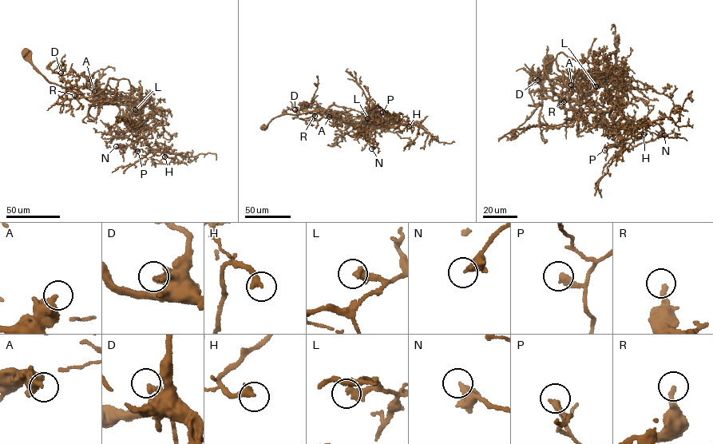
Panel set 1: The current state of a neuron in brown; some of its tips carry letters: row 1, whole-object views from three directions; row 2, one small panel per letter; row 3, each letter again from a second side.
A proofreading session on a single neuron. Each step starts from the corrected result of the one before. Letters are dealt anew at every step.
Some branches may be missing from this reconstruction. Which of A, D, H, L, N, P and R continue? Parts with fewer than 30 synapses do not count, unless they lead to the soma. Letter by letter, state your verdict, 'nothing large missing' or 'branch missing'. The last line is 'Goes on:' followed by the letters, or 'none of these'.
A: nothing large missing
D: nothing large missing
H: nothing large missing
L: nothing large missing
N: nothing large missing
P: nothing large missing
R: nothing large missing
Goes on: none of these

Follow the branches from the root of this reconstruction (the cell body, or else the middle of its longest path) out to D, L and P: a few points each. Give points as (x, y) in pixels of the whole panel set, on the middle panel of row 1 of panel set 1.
D: (264, 128), (272, 119), (282, 114), (308, 112), (295, 109)
L: (264, 128), (274, 118), (286, 113), (321, 112), (361, 128), (370, 120), (367, 118)
P: (264, 128), (282, 114), (308, 112), (321, 112), (364, 129), (384, 124), (380, 122), (383, 120), (382, 112)

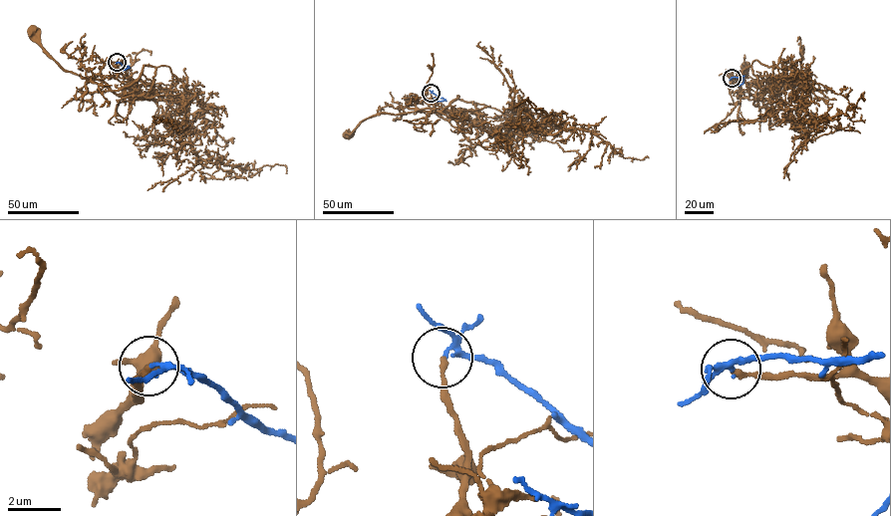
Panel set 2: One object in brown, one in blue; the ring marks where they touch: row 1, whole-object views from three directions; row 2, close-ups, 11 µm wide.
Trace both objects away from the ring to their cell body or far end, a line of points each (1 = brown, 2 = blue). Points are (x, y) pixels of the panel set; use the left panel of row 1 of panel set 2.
1: (117, 62), (113, 76), (129, 90), (124, 97), (97, 80), (64, 71), (41, 47), (40, 35), (34, 30)
2: (117, 62), (129, 67), (115, 72)

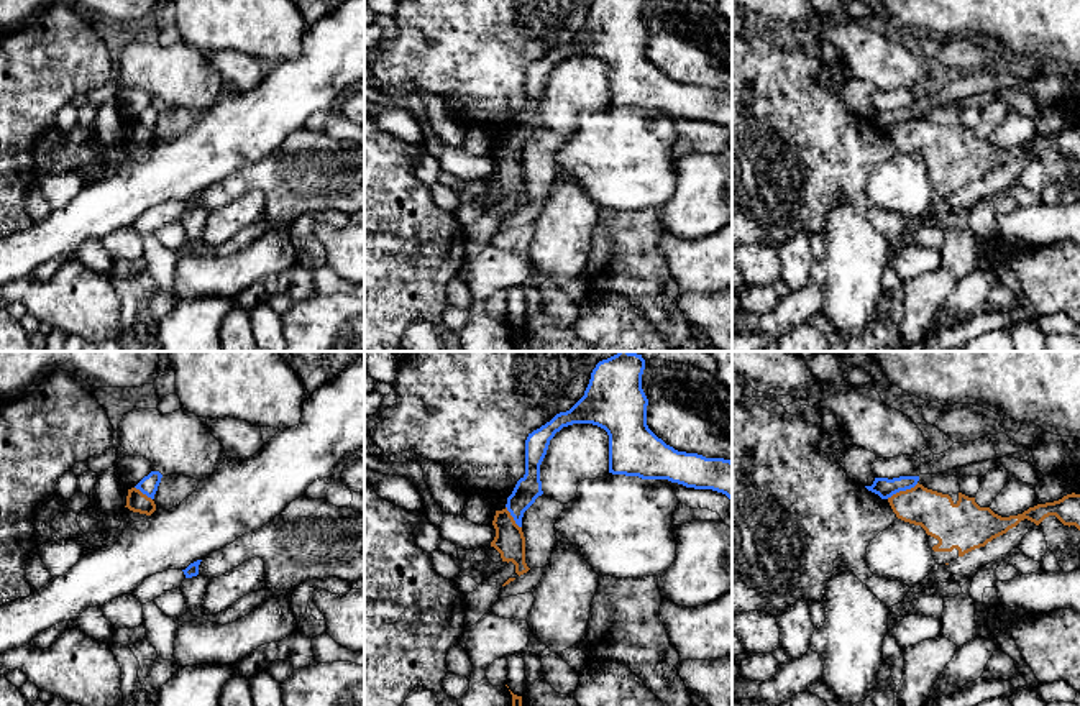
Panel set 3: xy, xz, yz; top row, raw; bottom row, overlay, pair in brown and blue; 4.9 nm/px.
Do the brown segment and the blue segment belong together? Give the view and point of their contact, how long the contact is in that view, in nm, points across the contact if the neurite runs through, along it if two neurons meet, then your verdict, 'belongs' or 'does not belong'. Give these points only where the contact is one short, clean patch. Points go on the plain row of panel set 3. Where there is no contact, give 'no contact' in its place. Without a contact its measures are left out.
yz (901, 123) | 180 nm | along yz (918, 115), (887, 130) | does not belong

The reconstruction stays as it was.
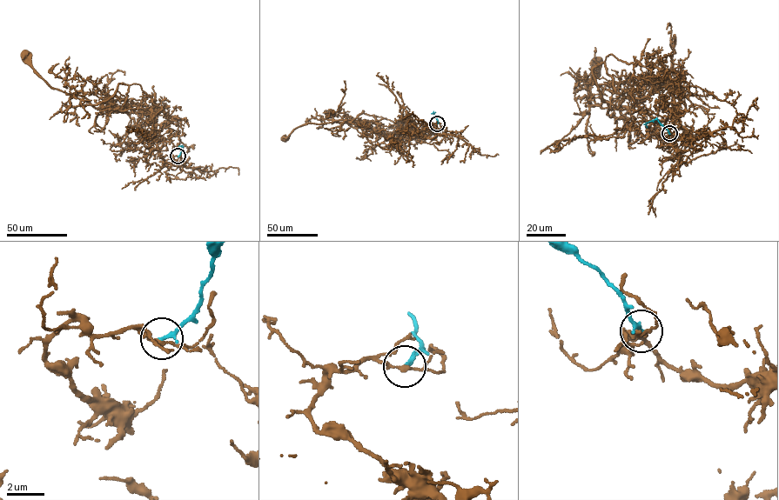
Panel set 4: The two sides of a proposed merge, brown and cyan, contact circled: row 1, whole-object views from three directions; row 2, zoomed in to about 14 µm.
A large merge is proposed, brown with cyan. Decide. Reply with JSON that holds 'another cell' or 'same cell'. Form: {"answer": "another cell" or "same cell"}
{"answer": "another cell"}

